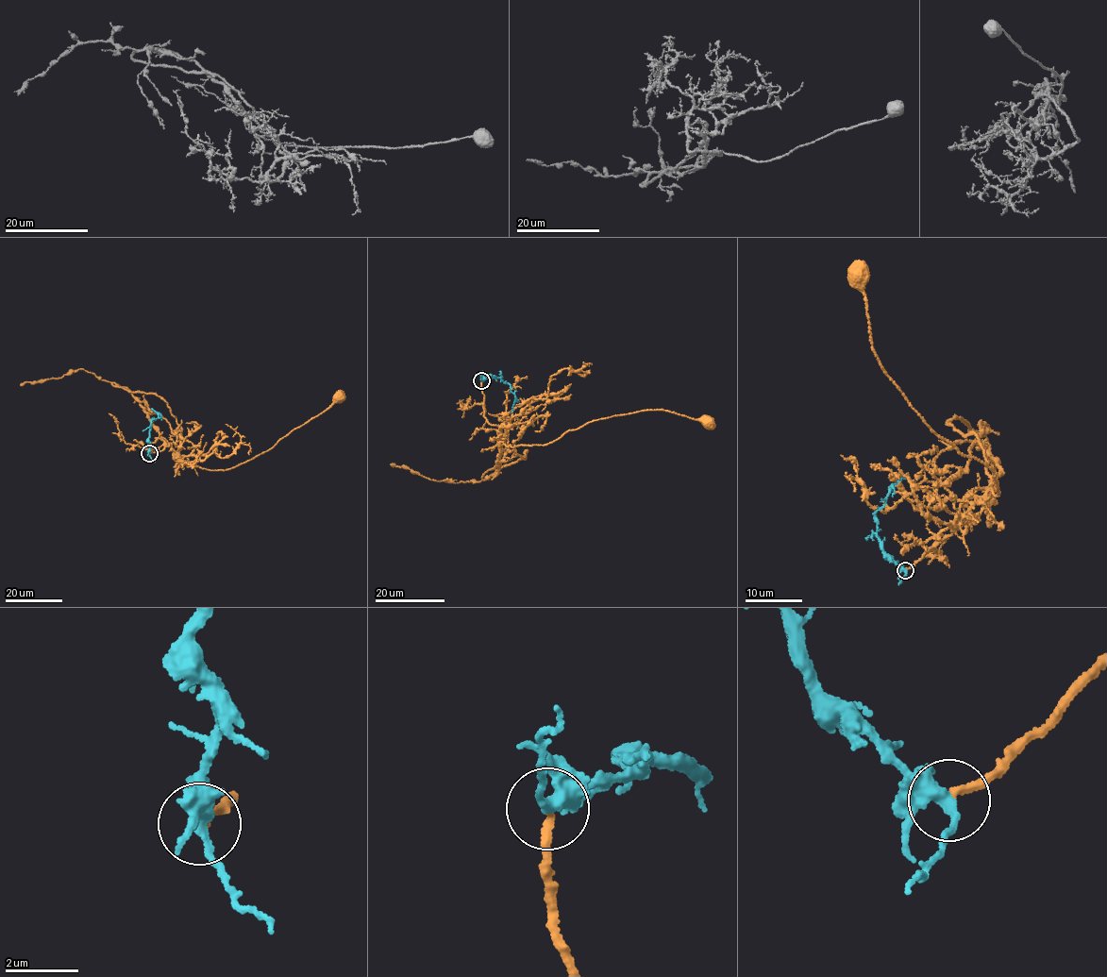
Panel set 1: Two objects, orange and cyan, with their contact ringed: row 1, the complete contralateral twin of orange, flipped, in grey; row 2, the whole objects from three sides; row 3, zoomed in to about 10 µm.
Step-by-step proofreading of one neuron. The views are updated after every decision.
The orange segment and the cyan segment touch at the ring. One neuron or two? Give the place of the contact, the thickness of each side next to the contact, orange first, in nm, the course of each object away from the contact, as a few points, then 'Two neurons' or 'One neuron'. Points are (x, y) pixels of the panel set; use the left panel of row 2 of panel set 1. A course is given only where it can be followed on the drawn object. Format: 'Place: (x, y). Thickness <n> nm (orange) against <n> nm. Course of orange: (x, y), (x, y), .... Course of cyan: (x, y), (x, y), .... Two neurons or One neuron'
Place: (149, 453). Thickness 190 nm (orange) against 380 nm. Course of orange: (149, 453), (168, 445), (177, 455), (202, 468), (234, 467), (274, 446), (338, 397). Course of cyan: (149, 453), (151, 421), (158, 417), (158, 412), (151, 409). One neuron

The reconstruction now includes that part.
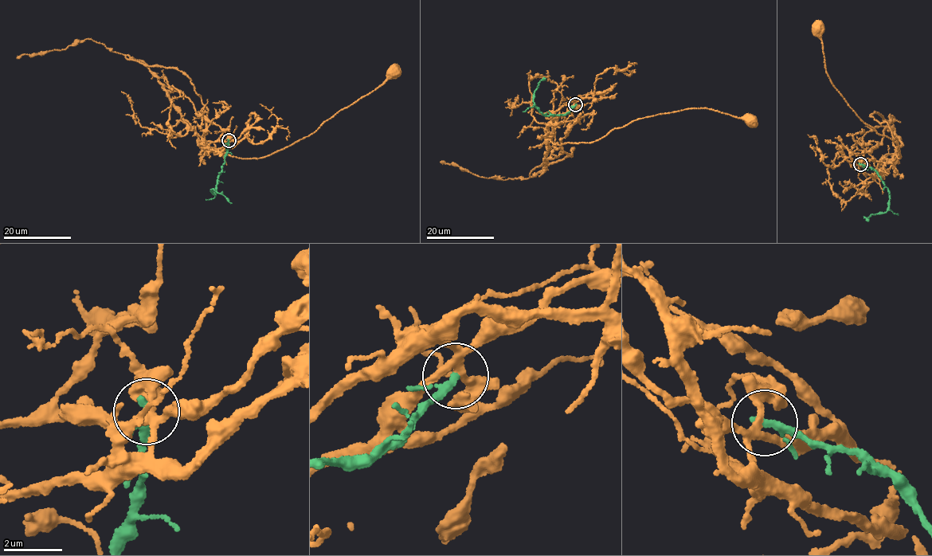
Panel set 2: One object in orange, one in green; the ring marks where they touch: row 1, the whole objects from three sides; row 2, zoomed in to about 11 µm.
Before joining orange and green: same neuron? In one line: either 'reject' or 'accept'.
reject

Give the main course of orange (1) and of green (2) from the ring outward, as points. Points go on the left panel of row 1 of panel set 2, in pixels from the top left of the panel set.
1: (229, 140), (207, 144), (202, 141), (242, 158), (269, 155), (316, 131), (338, 111), (380, 87), (393, 73)
2: (229, 140), (216, 193), (210, 190), (221, 193), (232, 203)

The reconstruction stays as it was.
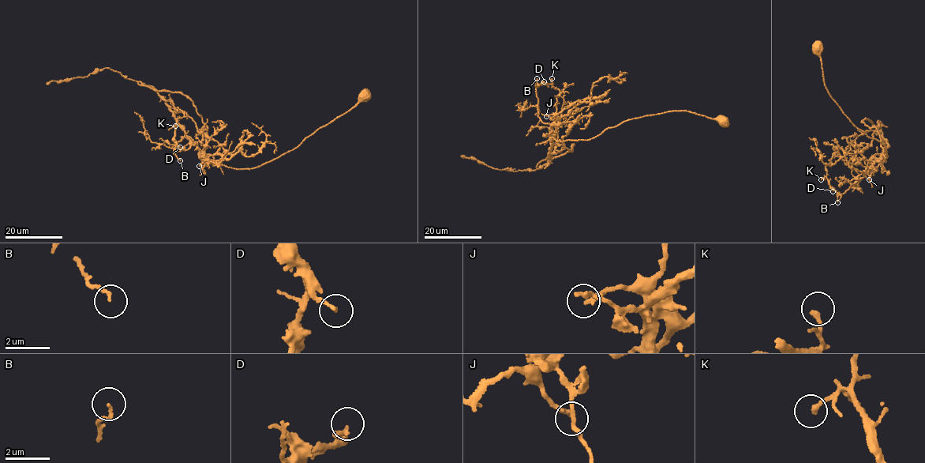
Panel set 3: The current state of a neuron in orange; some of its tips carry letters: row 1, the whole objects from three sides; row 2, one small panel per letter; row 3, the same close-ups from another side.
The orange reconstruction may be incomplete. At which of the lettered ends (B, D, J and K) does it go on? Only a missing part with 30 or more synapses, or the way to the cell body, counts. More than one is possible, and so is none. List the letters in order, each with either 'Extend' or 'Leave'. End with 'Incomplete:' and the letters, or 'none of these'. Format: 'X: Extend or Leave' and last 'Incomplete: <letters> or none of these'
B: Leave
D: Leave
J: Extend
K: Leave
Incomplete: J

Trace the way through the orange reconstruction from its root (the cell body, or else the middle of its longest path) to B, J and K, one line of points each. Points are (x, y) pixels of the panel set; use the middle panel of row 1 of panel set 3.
B: (721, 121), (672, 111), (622, 122), (591, 138), (558, 141), (552, 126), (537, 115), (537, 78)
J: (721, 121), (687, 111), (672, 111), (622, 122), (591, 138), (562, 141), (554, 138), (553, 116), (546, 116)
K: (721, 121), (672, 111), (622, 122), (591, 138), (558, 141), (537, 110), (537, 86), (552, 84), (552, 78)

